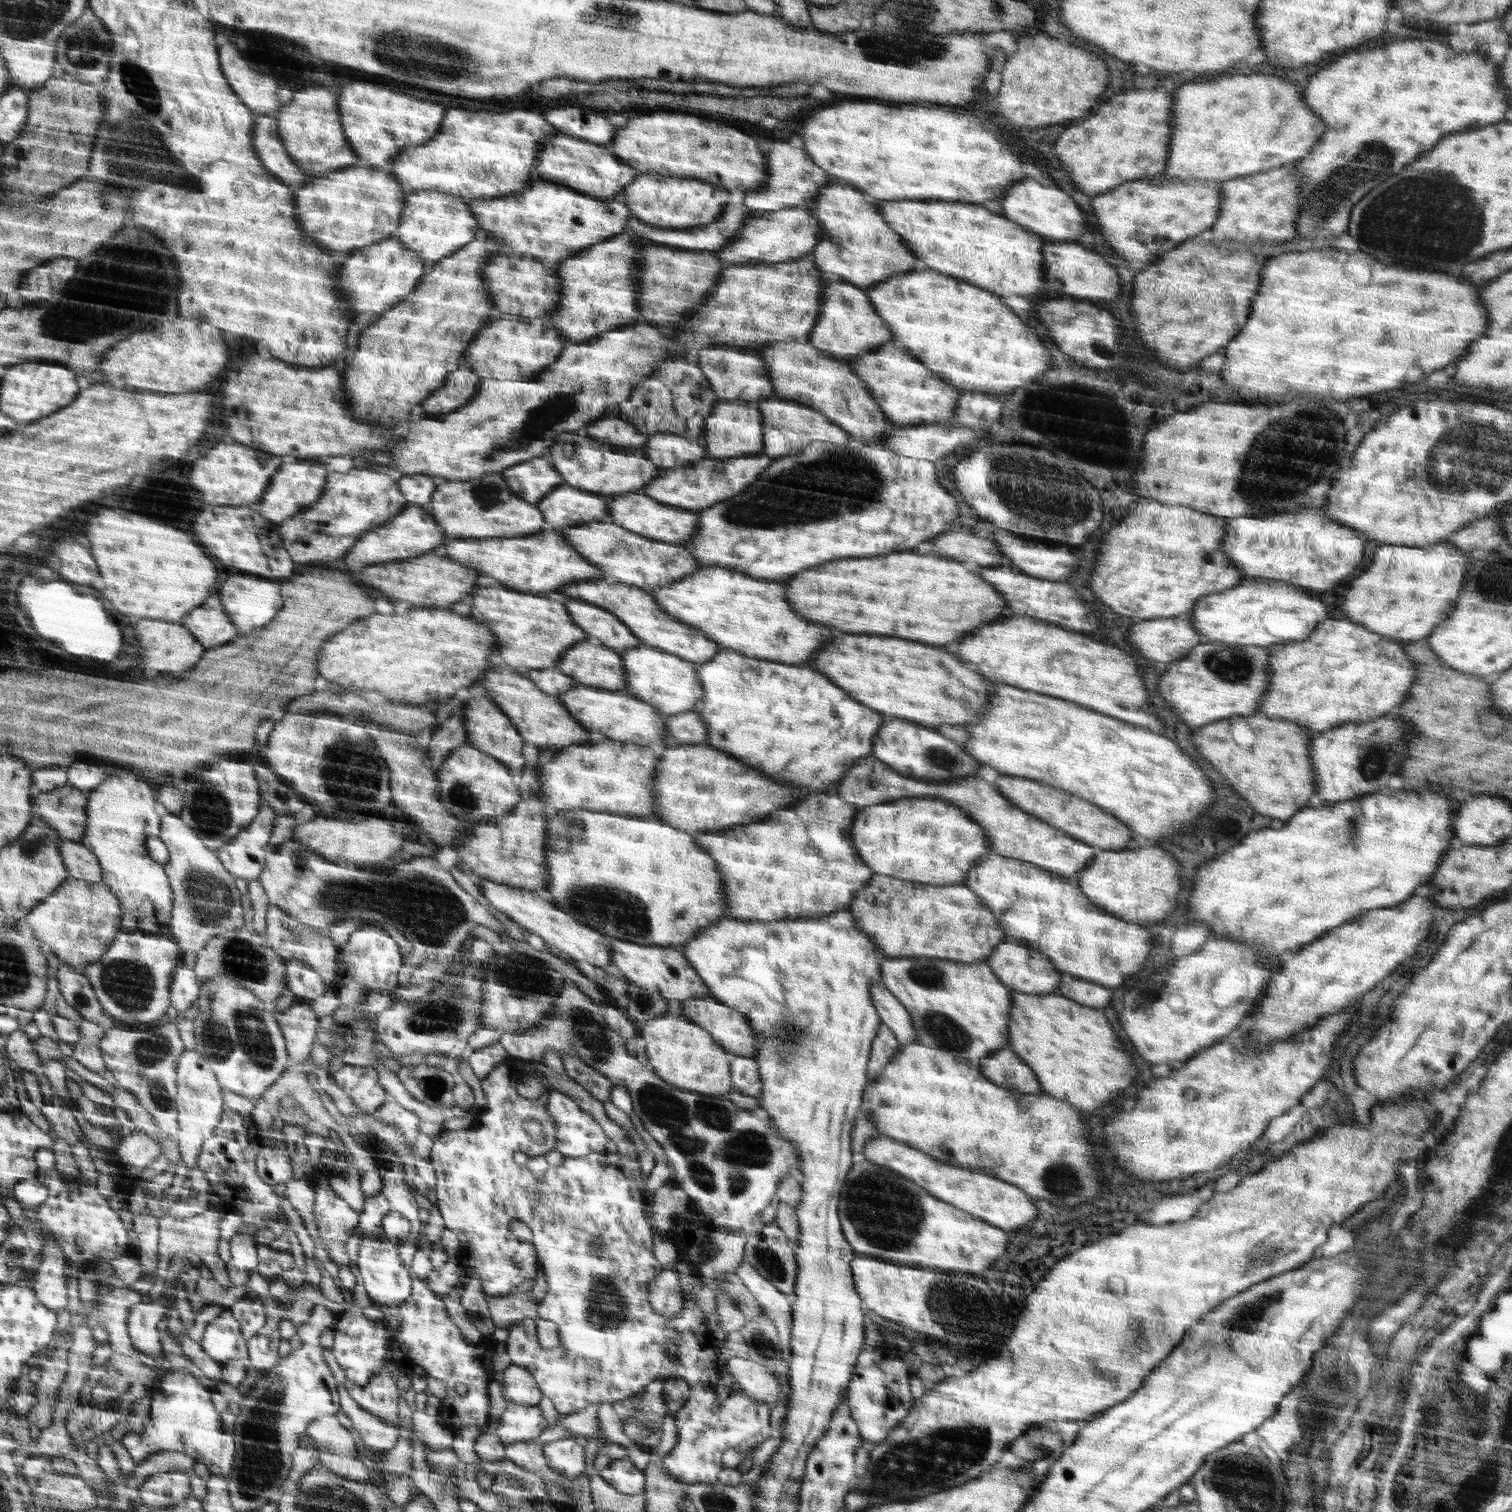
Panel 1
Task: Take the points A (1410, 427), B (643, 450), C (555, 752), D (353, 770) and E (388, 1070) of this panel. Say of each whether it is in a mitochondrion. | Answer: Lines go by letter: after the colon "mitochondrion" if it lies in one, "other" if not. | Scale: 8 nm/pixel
A: other
B: other
C: other
D: mitochondrion
E: other

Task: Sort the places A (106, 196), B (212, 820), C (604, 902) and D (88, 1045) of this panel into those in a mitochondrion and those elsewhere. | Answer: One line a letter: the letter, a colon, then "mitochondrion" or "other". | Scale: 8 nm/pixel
A: mitochondrion
B: mitochondrion
C: mitochondrion
D: mitochondrion

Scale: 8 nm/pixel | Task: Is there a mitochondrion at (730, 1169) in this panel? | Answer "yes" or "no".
yes

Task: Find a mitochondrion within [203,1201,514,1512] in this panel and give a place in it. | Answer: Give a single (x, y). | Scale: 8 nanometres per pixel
(261, 1459)

